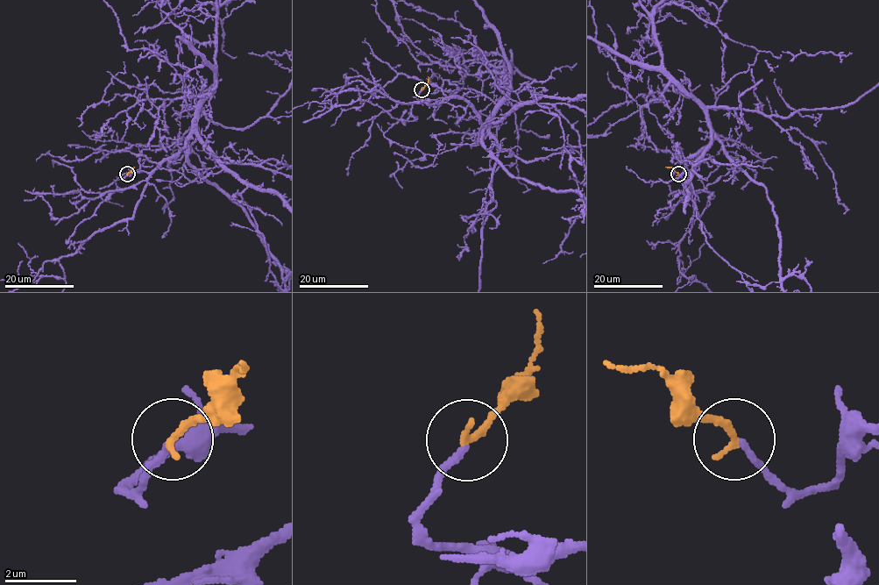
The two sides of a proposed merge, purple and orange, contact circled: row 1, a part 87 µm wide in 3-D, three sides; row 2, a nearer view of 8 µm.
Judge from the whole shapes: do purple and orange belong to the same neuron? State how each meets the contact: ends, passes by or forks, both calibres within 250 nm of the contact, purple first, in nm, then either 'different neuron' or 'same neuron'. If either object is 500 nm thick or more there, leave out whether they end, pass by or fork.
purple ends; orange ends; calibres 170 and 240 nm; same neuron

